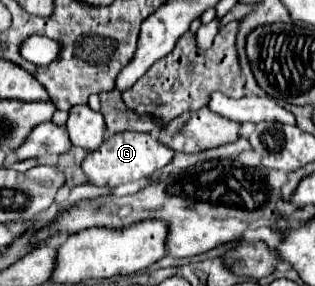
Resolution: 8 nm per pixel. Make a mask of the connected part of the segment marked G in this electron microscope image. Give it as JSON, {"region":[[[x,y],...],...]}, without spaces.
{"region":[[[123,131],[123,133],[115,133],[109,139],[103,141],[101,149],[91,151],[83,163],[81,169],[87,175],[87,179],[93,185],[99,187],[119,187],[123,183],[129,181],[139,181],[141,177],[149,177],[153,175],[157,169],[165,167],[171,159],[173,159],[173,151],[165,145],[161,145],[153,135],[149,133],[135,133],[135,131]]]}

